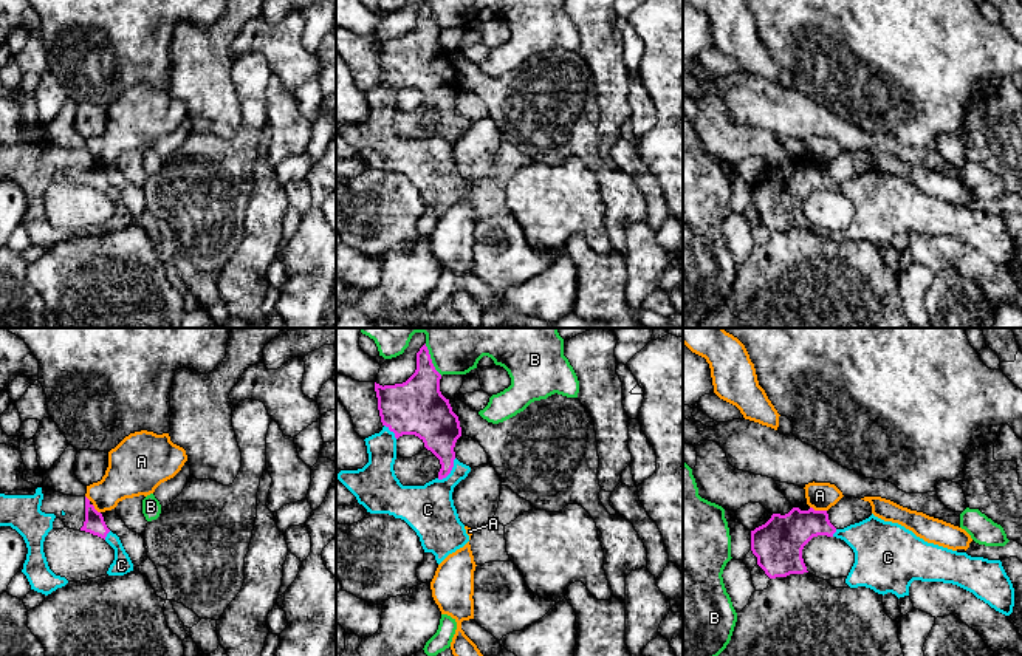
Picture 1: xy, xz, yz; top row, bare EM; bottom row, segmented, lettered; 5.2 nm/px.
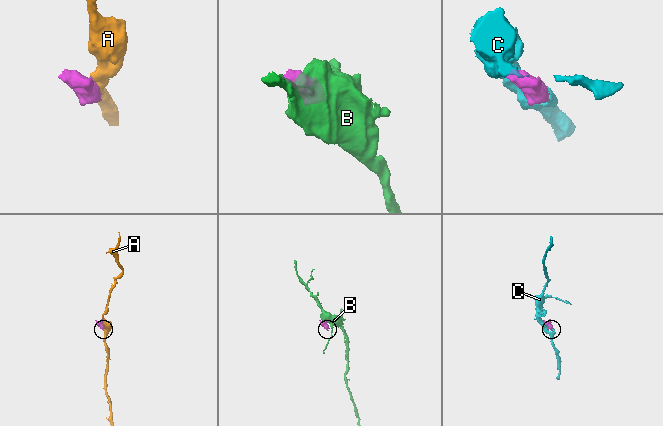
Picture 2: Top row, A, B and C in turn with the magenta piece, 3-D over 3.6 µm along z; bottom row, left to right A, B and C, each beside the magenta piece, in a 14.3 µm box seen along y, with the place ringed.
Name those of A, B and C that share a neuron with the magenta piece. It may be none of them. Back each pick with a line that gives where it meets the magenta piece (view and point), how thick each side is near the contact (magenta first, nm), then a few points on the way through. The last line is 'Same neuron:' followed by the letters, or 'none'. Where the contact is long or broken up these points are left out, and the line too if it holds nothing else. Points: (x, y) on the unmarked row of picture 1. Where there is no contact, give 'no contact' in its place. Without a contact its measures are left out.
C: xz (451, 122) | 220/260 nm
Same neuron: C

